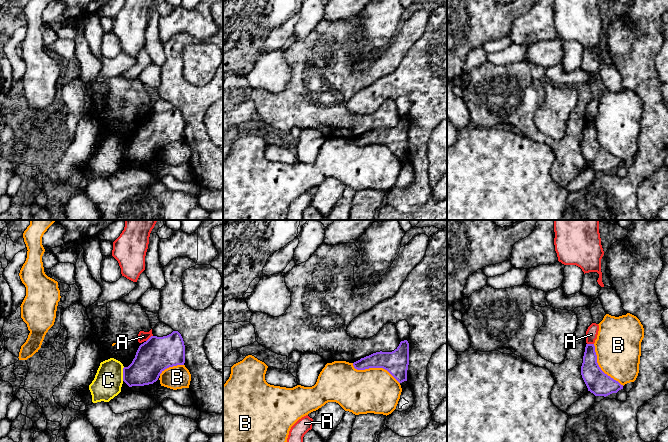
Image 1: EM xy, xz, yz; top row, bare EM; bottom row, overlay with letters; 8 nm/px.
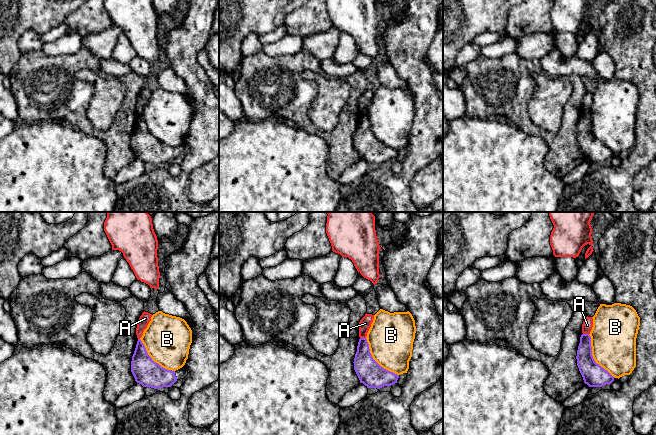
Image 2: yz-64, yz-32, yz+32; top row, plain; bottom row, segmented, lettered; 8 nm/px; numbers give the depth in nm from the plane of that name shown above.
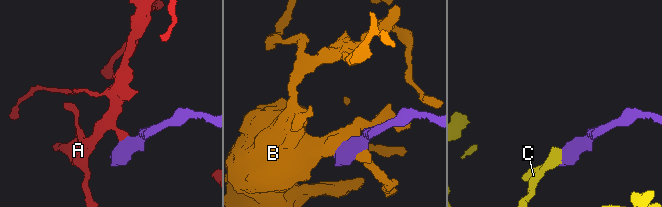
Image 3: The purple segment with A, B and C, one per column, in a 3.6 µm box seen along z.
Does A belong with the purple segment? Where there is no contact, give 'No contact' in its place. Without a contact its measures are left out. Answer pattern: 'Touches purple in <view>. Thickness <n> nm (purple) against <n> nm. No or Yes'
Touches purple in xy. Thickness 280 nm (purple) against 80 nm. No

